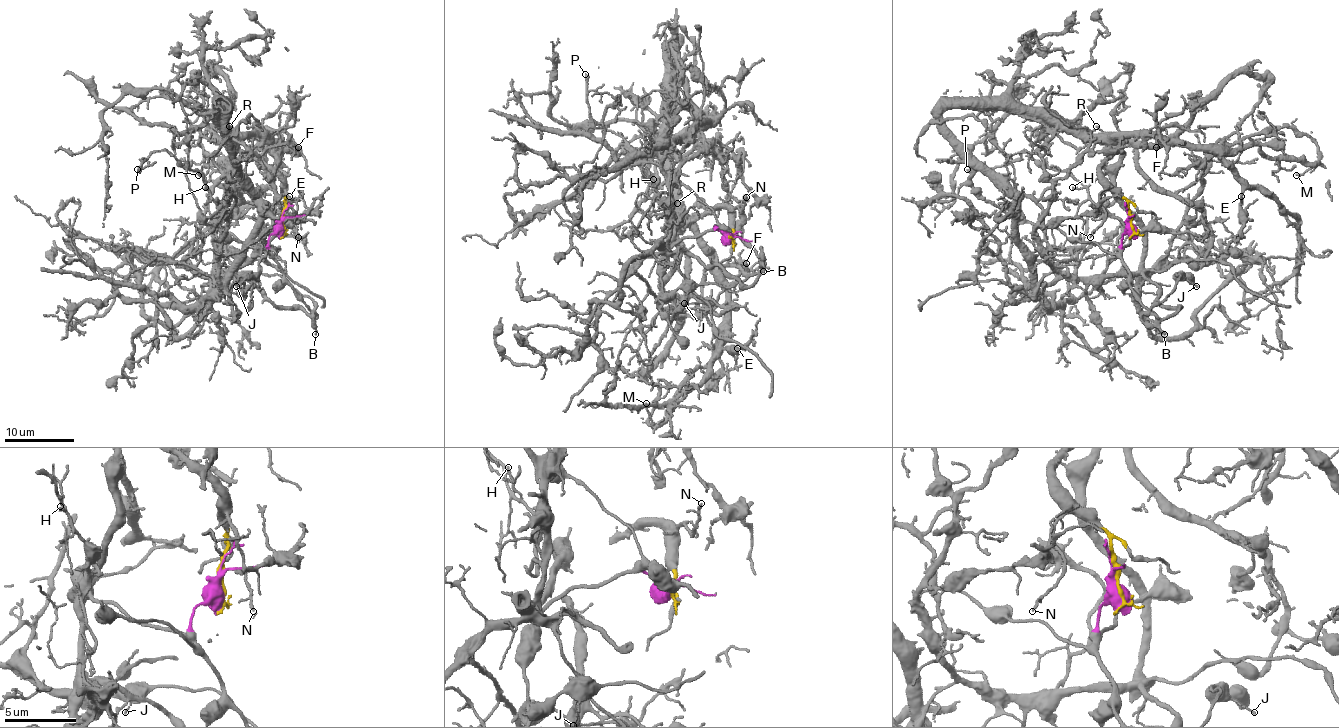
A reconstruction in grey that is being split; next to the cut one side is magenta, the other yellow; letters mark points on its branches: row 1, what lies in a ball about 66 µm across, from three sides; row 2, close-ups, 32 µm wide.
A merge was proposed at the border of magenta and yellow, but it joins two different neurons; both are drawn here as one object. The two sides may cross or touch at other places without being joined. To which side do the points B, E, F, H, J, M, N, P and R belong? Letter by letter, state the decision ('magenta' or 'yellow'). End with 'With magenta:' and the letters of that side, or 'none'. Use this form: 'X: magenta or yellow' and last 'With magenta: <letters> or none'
B: magenta
E: yellow
F: yellow
H: magenta
J: magenta
M: yellow
N: yellow
P: magenta
R: yellow
With magenta: B, H, J, P

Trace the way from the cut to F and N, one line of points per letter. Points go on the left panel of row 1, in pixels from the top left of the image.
F: (282, 225), (282, 178), (248, 156), (239, 147), (239, 140), (243, 137), (269, 137), (284, 132), (298, 147)
N: (282, 225), (284, 191), (298, 237)

